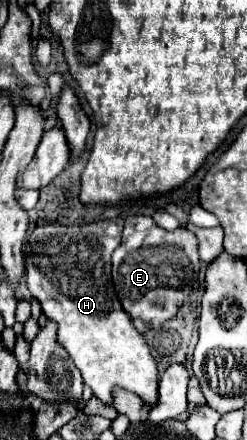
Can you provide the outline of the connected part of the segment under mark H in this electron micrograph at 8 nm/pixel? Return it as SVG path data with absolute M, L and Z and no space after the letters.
M95 221L95 223L89 223L89 225L41 225L41 227L35 227L31 237L27 239L27 247L25 247L25 265L27 265L27 287L31 291L31 295L41 303L41 309L43 309L43 315L51 321L55 321L59 327L57 327L57 341L61 347L65 347L65 351L69 353L71 361L77 365L80 370L84 383L93 389L95 395L101 397L101 401L105 403L111 403L111 389L117 385L117 387L123 387L127 391L133 391L137 395L141 395L145 399L147 405L153 405L155 399L157 399L157 383L159 383L159 373L157 373L157 365L155 365L155 359L151 357L151 351L149 351L149 345L145 341L143 335L139 335L135 331L135 327L131 325L131 319L125 315L117 295L115 295L115 289L113 289L113 283L111 283L111 253L117 249L117 245L121 243L121 231L123 231L123 223L121 221Z

